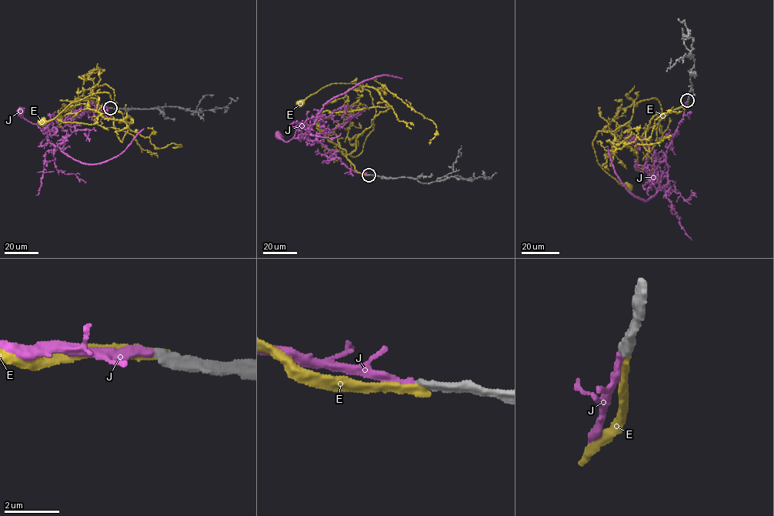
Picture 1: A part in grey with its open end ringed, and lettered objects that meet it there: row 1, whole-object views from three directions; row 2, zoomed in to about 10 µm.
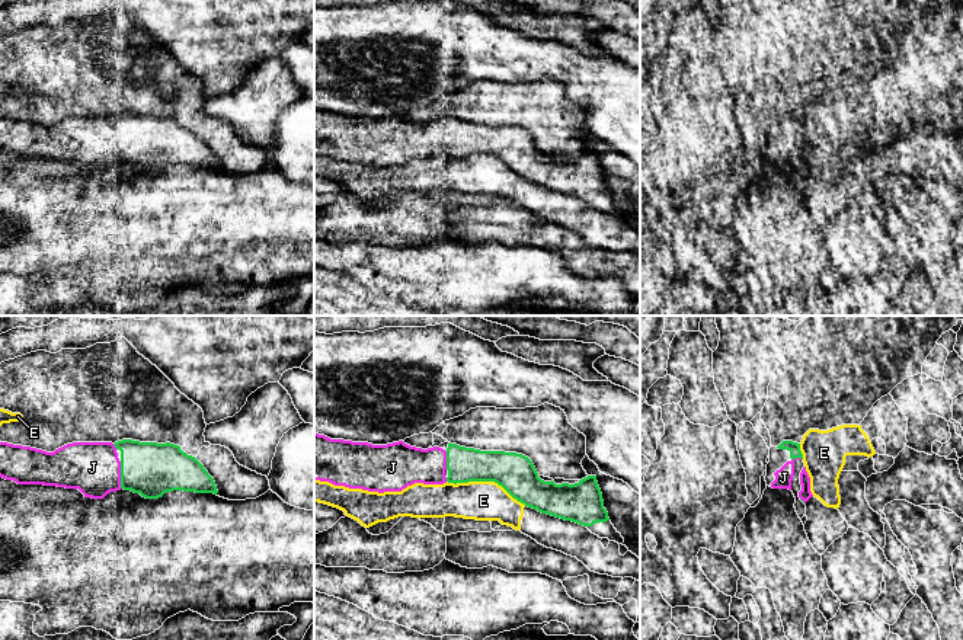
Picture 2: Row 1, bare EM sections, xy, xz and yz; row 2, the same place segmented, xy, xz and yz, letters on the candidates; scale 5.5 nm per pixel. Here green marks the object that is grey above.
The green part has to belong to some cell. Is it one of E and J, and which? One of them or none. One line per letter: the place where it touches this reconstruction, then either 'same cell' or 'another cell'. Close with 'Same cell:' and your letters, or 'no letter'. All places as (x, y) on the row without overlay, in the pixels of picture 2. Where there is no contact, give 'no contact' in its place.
E: xz (486, 154) | another cell
J: xy (121, 149) | same cell
Same cell: J

